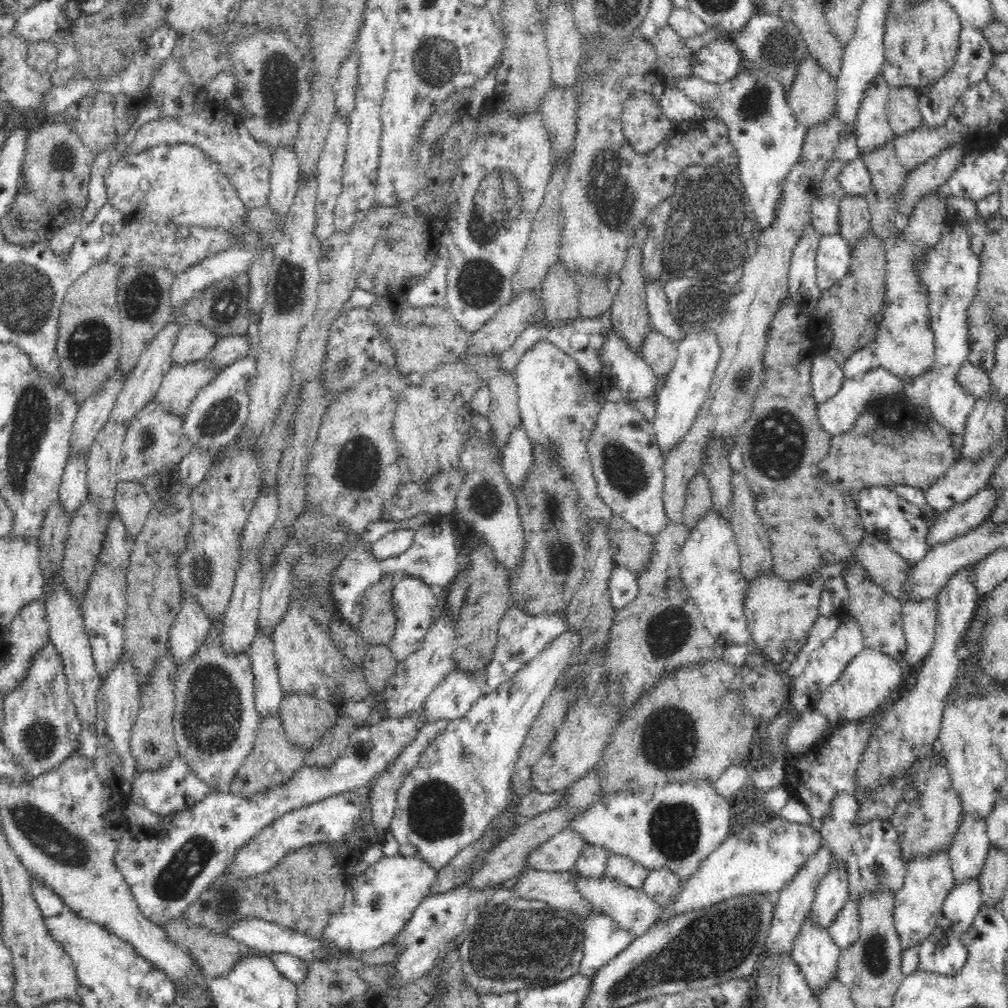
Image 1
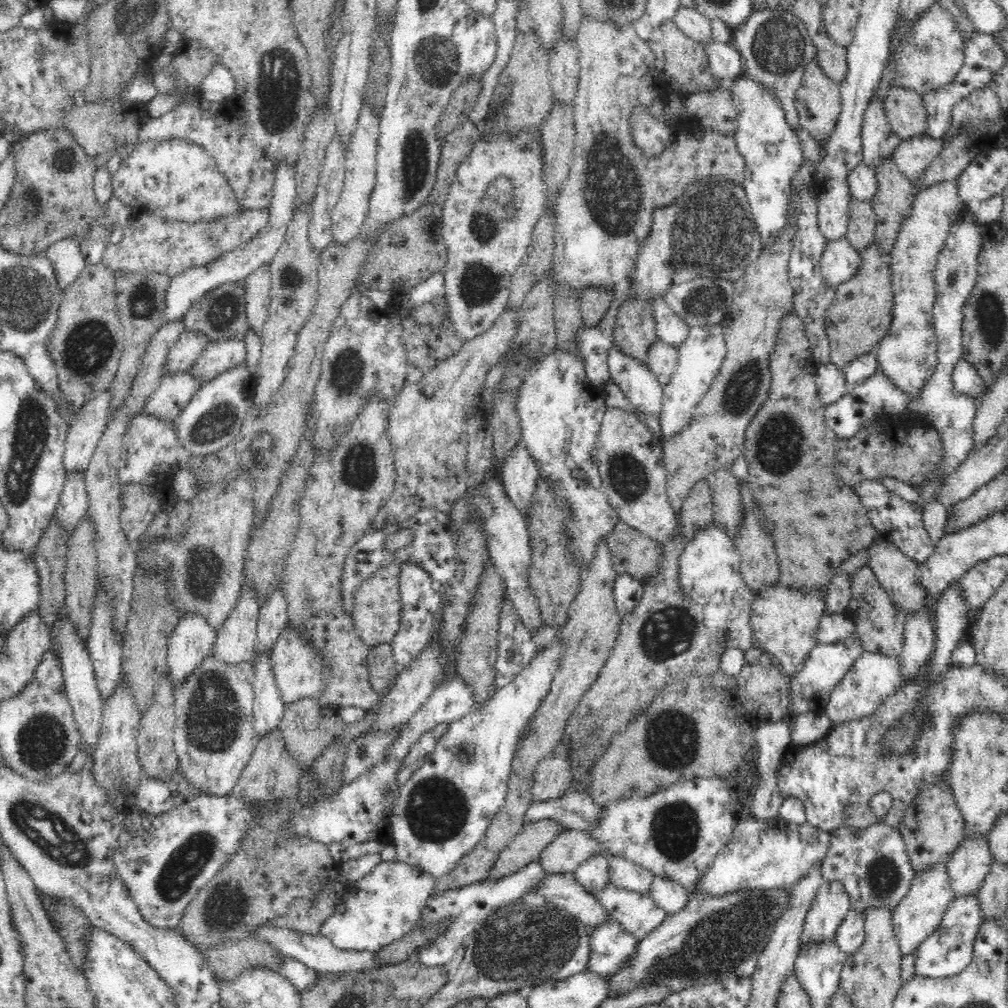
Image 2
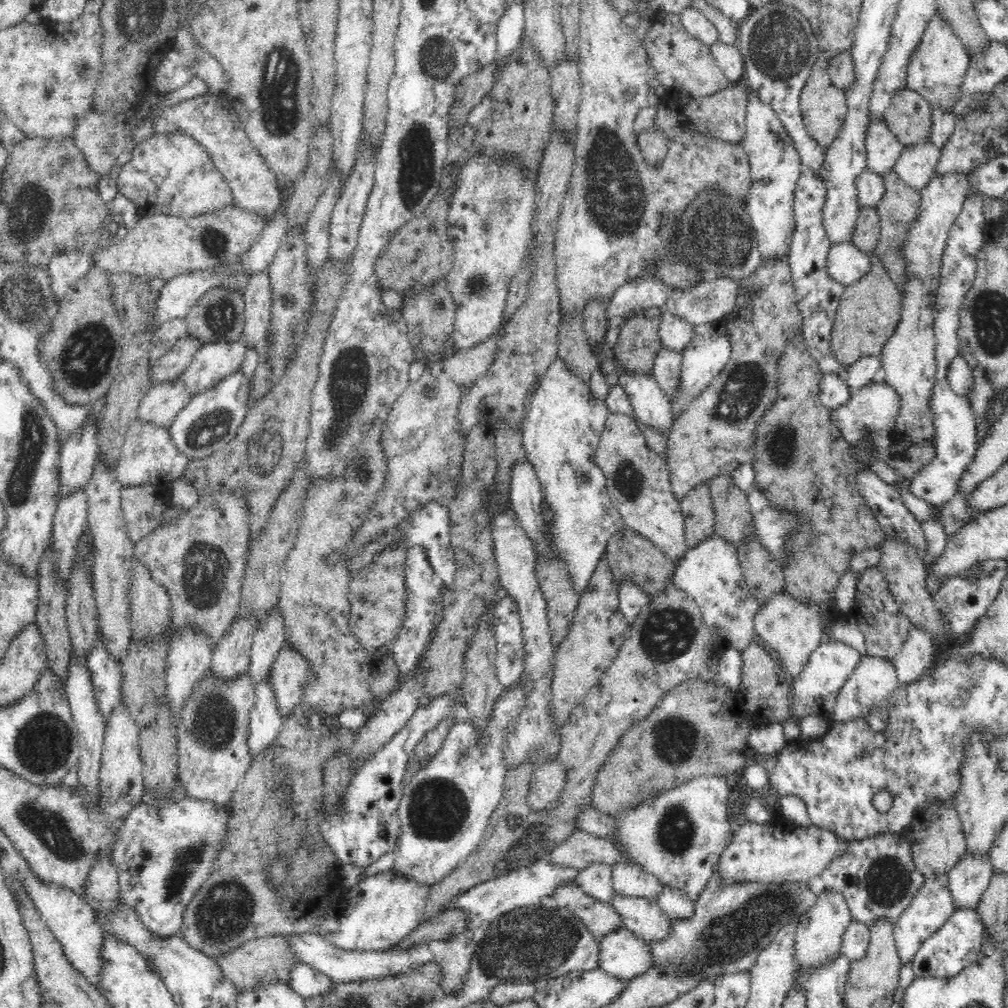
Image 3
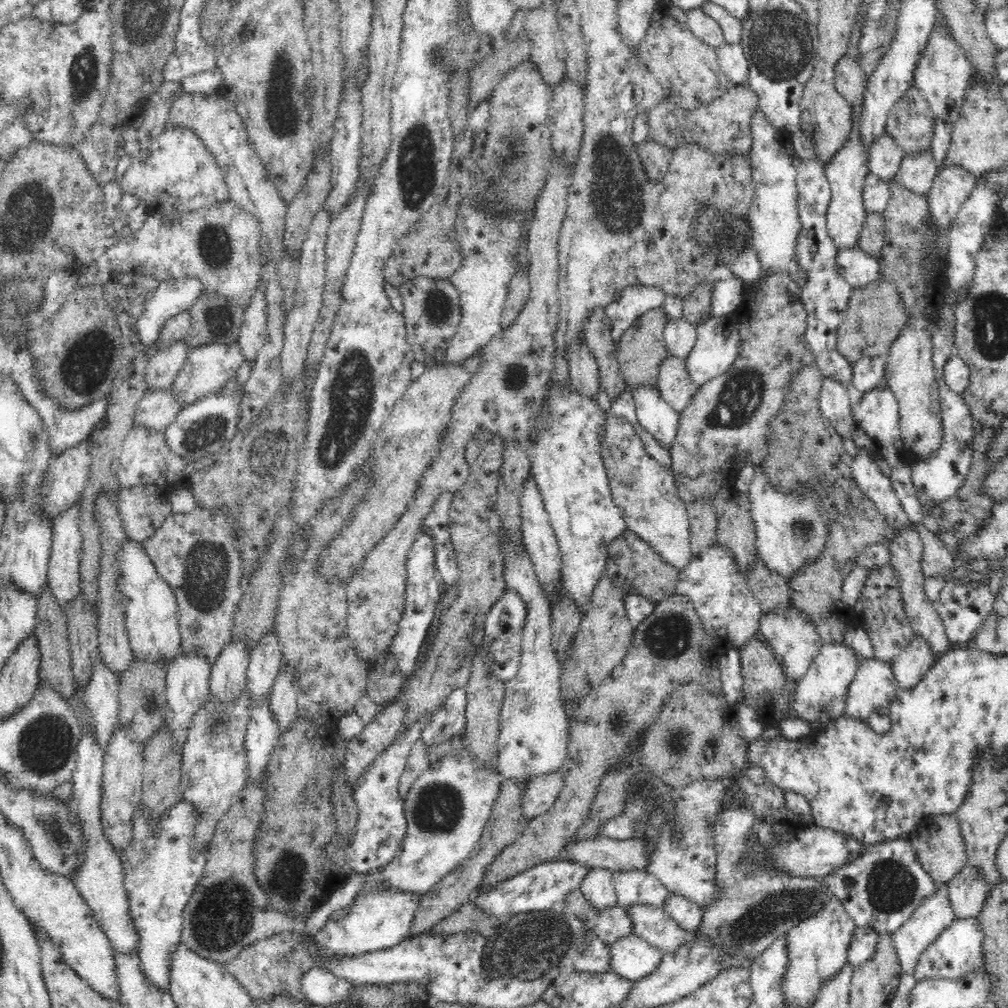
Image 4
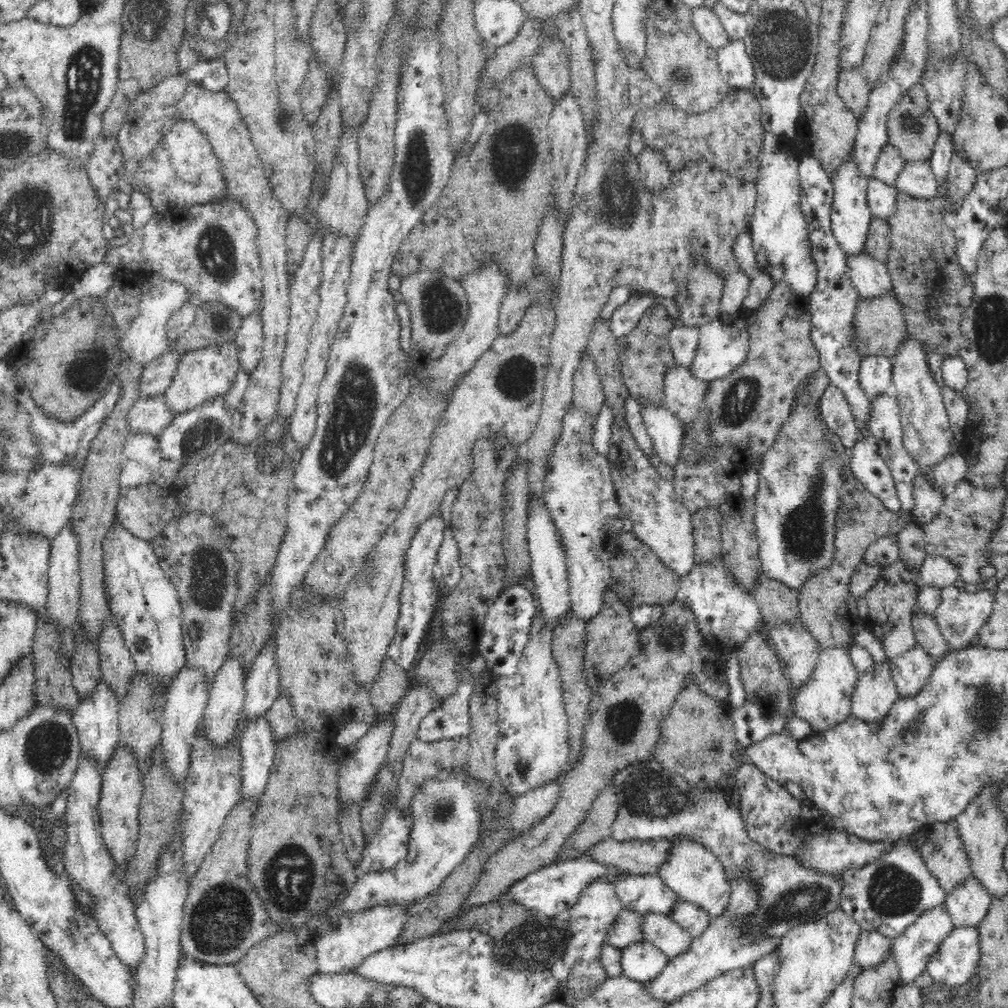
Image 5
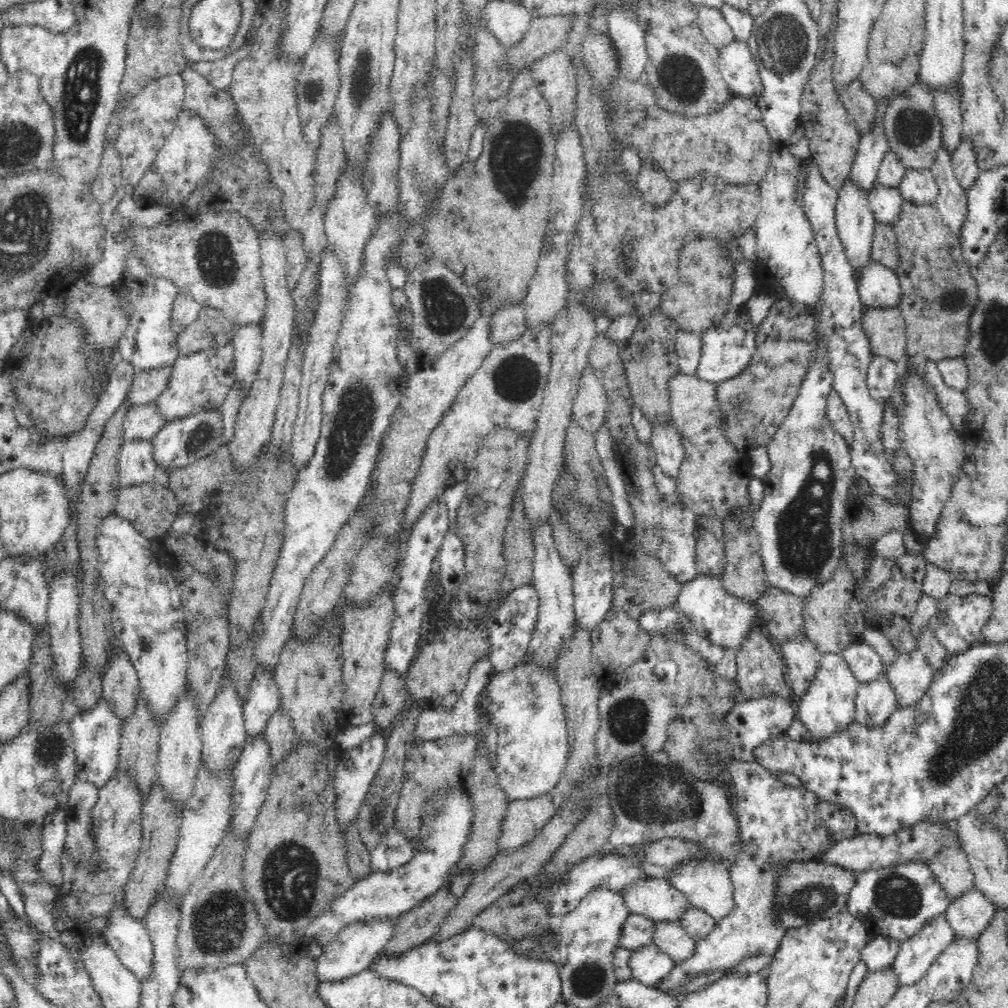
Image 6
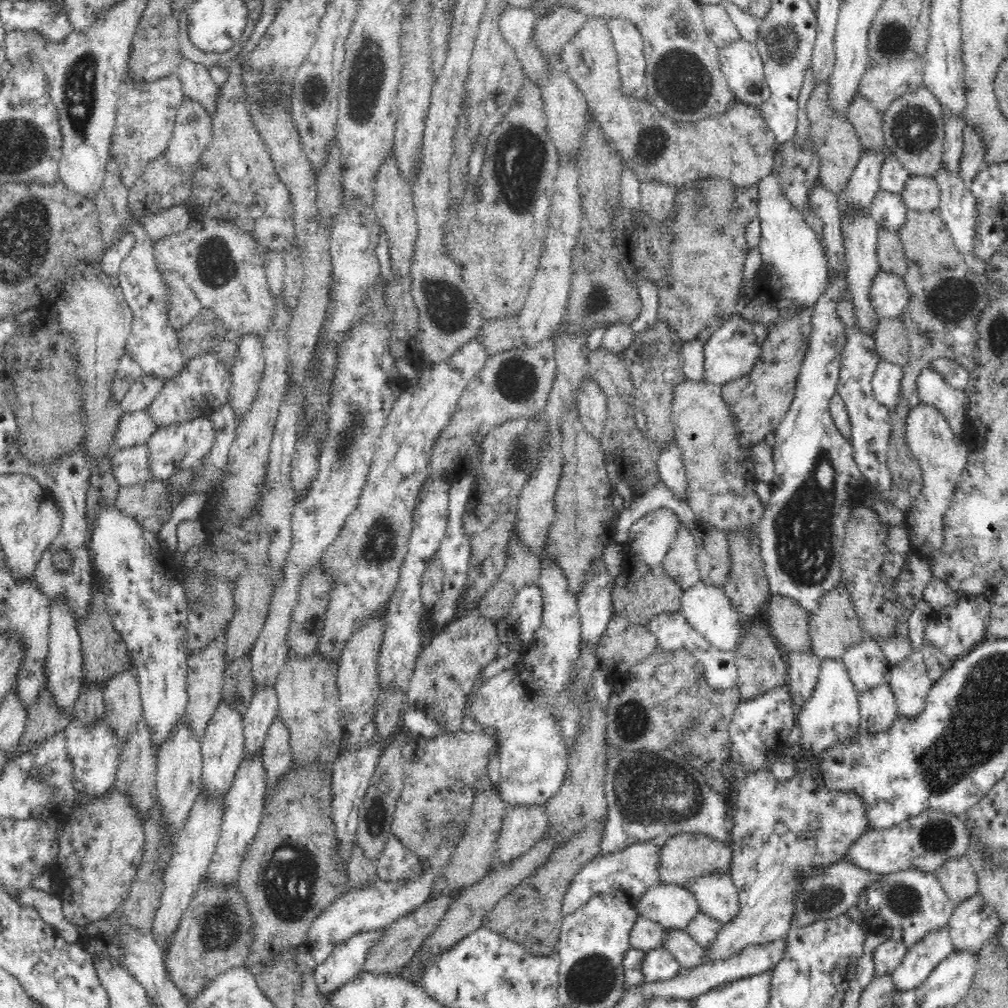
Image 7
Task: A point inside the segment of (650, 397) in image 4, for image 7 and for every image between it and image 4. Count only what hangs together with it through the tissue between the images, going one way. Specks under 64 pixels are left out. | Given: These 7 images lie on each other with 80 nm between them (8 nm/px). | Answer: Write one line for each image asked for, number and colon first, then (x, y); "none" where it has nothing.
5: (666, 430)
6: (666, 441)
7: (671, 470)

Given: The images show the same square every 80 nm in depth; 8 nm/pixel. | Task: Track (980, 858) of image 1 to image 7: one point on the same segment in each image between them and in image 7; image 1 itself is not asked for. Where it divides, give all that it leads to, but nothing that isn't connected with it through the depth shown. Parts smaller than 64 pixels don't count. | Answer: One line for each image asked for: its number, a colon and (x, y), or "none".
2: (968, 866)
3: (969, 878)
4: (967, 891)
5: (967, 903)
6: (969, 914)
7: (973, 921)

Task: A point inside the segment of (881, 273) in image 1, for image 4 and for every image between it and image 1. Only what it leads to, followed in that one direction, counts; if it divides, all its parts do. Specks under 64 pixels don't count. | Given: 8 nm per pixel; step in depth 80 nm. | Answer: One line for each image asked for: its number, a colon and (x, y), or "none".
2: (860, 317)
3: (870, 308)
4: (875, 315)

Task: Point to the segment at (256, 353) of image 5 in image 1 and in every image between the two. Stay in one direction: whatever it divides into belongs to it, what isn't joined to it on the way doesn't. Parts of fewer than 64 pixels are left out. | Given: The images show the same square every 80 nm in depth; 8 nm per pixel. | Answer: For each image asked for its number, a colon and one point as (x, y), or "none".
1: (178, 183)
2: (258, 285)
3: (257, 296)
4: (252, 336)

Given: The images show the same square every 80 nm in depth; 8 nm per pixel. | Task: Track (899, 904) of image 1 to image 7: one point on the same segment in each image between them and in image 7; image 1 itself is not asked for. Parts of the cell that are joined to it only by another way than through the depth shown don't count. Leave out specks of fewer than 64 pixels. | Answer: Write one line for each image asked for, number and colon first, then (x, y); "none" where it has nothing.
2: (919, 913)
3: (932, 906)
4: (934, 914)
5: (919, 941)
6: (915, 956)
7: (920, 959)

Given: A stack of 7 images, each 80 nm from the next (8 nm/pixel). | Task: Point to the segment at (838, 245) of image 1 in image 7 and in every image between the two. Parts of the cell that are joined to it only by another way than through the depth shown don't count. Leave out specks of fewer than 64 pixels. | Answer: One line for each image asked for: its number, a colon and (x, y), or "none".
2: (840, 262)
3: (846, 264)
4: (859, 269)
5: (870, 277)
6: (879, 287)
7: (890, 298)

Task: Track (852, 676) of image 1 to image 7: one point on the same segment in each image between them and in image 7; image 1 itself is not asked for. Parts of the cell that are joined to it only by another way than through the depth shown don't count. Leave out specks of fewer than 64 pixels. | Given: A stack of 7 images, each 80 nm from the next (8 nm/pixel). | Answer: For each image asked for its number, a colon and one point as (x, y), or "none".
2: (873, 677)
3: (869, 685)
4: (874, 685)
5: (874, 694)
6: (876, 701)
7: (878, 709)

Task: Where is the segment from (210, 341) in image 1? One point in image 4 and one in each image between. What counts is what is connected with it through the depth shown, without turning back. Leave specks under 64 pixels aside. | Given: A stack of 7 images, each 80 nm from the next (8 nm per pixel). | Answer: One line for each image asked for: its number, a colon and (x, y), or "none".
2: (190, 344)
3: (175, 362)
4: (163, 367)

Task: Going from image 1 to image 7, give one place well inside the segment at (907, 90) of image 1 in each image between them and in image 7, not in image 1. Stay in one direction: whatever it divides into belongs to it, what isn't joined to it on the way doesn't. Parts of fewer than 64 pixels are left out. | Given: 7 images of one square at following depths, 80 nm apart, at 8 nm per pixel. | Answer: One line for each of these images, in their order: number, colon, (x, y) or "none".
2: (904, 108)
3: (909, 115)
4: (911, 123)
5: (912, 128)
6: (914, 133)
7: (914, 130)

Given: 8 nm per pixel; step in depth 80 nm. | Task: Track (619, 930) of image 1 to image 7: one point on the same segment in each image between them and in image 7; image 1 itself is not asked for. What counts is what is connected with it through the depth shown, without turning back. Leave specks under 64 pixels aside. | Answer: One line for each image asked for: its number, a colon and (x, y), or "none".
2: (611, 946)
3: (622, 954)
4: (632, 958)
5: (641, 961)
6: (649, 965)
7: (658, 964)

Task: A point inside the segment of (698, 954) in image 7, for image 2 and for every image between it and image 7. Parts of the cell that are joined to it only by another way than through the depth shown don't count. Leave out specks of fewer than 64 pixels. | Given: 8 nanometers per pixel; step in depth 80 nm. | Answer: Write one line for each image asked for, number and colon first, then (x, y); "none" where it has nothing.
2: (638, 913)
3: (644, 917)
4: (652, 924)
5: (659, 929)
6: (670, 937)

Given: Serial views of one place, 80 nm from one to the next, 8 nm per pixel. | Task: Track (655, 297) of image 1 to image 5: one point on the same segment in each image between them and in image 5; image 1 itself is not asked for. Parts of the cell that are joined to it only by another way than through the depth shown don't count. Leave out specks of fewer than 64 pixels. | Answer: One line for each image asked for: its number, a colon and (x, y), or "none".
2: (670, 328)
3: (675, 333)
4: (680, 335)
5: (683, 340)

